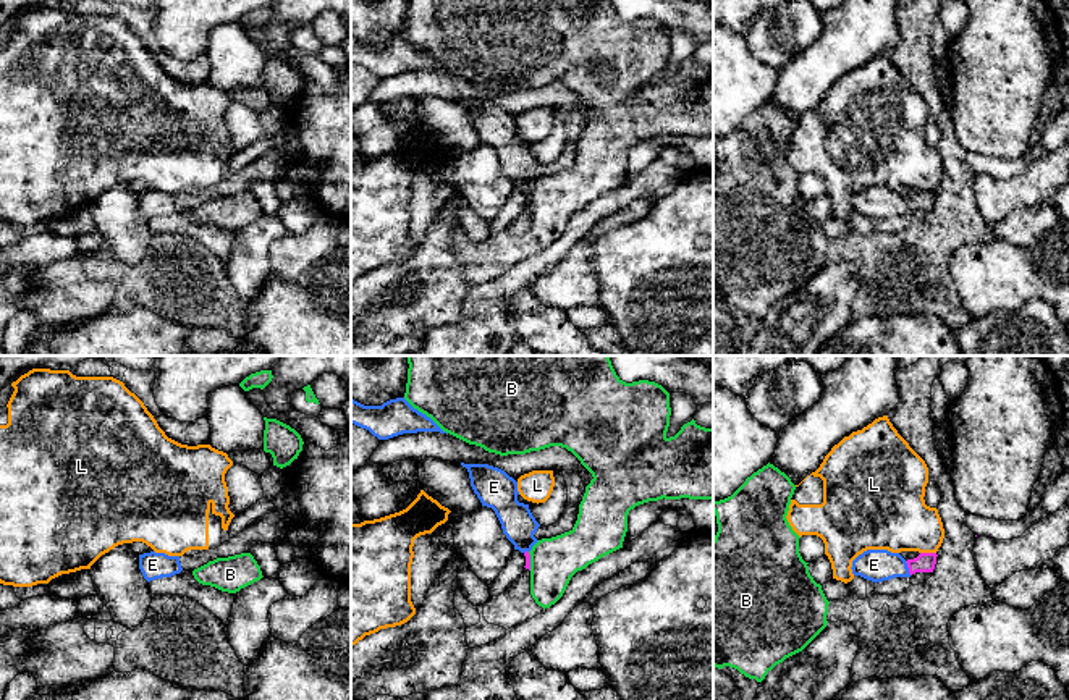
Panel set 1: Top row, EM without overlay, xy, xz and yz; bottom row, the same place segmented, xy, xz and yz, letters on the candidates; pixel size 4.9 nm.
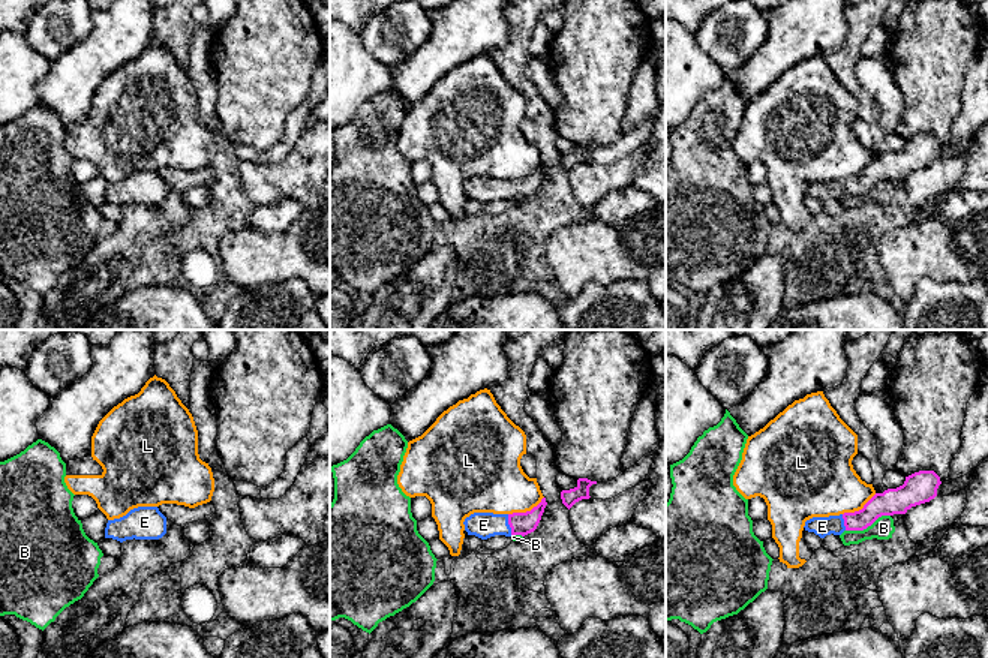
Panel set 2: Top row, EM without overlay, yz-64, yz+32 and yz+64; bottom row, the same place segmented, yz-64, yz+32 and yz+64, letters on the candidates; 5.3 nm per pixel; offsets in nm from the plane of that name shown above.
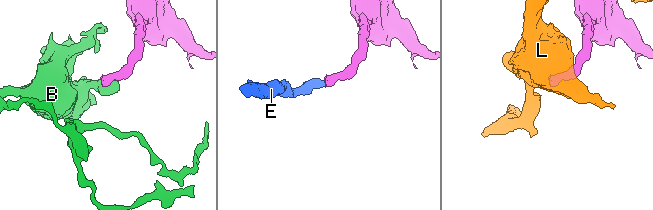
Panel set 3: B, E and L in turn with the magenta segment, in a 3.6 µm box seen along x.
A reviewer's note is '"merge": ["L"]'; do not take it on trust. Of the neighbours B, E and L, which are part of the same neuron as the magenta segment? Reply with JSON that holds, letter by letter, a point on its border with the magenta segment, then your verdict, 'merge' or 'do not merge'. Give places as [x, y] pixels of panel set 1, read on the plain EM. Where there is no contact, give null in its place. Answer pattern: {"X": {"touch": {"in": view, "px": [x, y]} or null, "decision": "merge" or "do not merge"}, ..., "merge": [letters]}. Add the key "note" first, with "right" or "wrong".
{"note": "wrong", "B": {"touch": {"in": "xz", "px": [529, 199]}, "decision": "do not merge"}, "E": {"touch": {"in": "yz", "px": [908, 204]}, "decision": "merge"}, "L": {"touch": {"in": "yz", "px": [929, 191]}, "decision": "do not merge"}, "merge": ["E"]}

